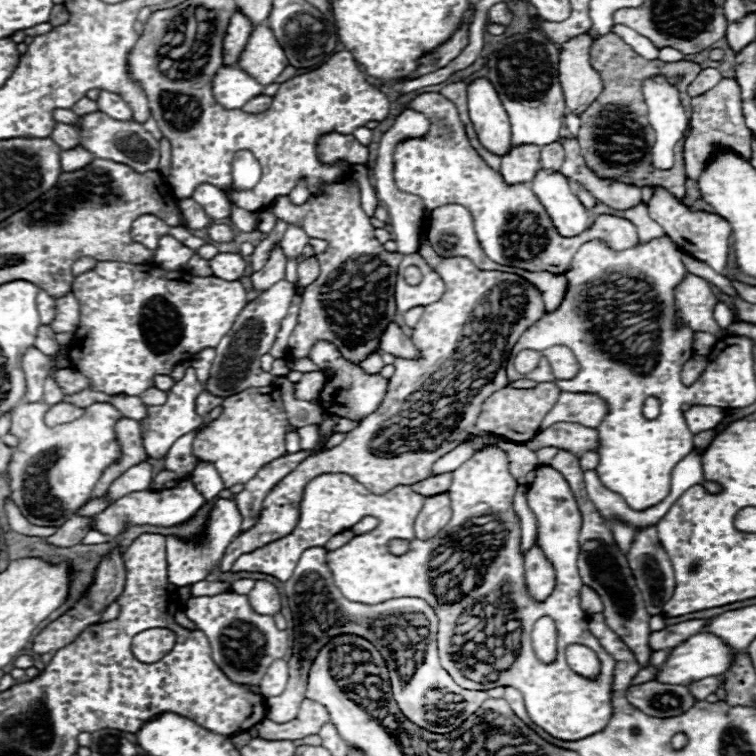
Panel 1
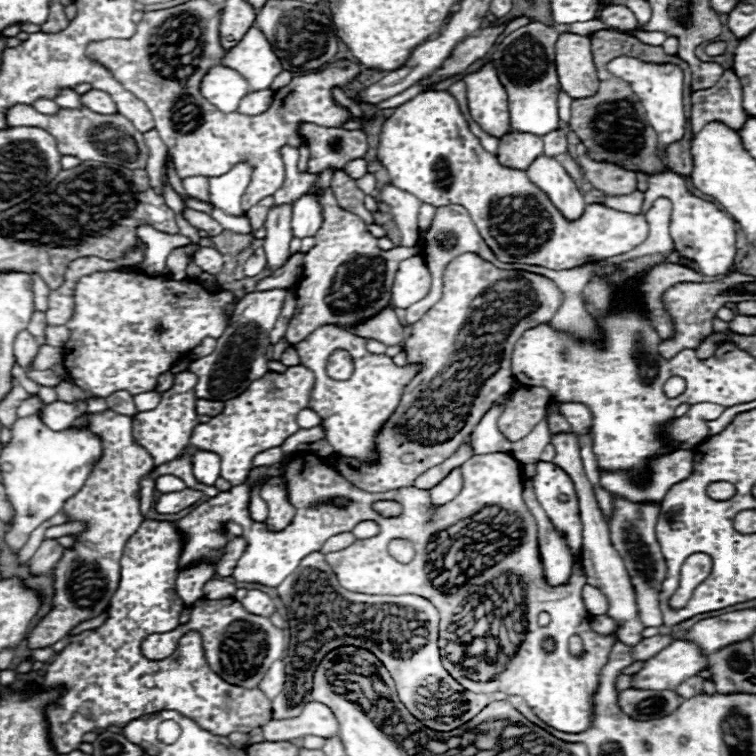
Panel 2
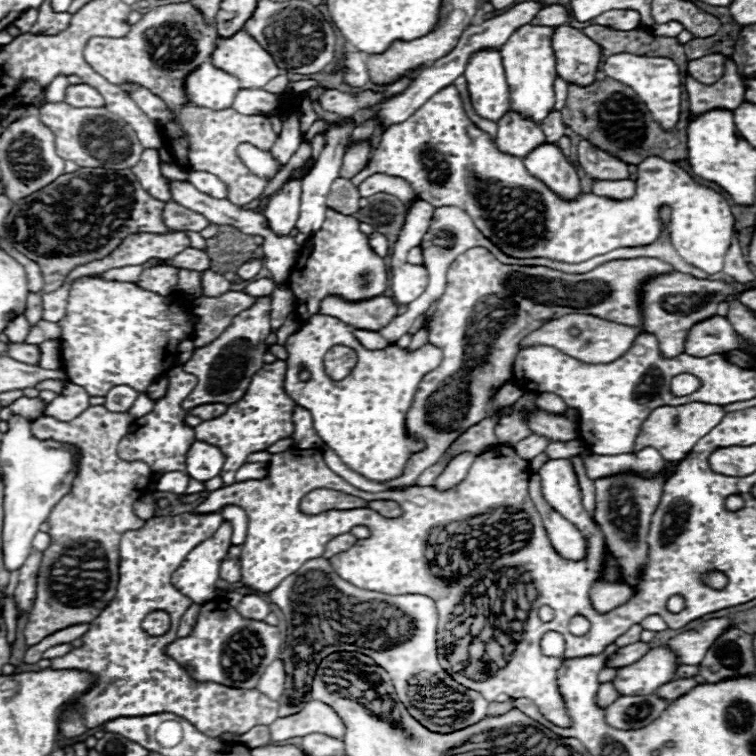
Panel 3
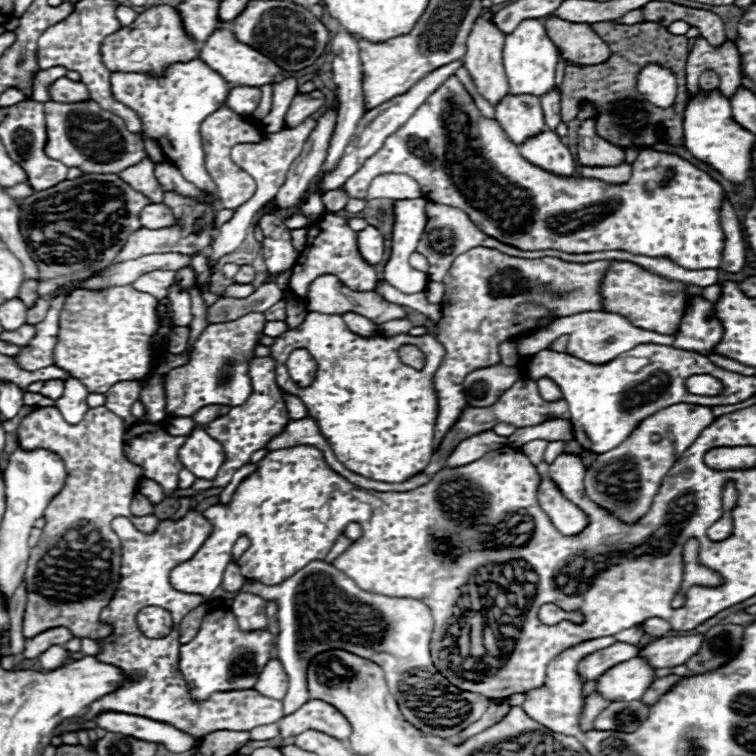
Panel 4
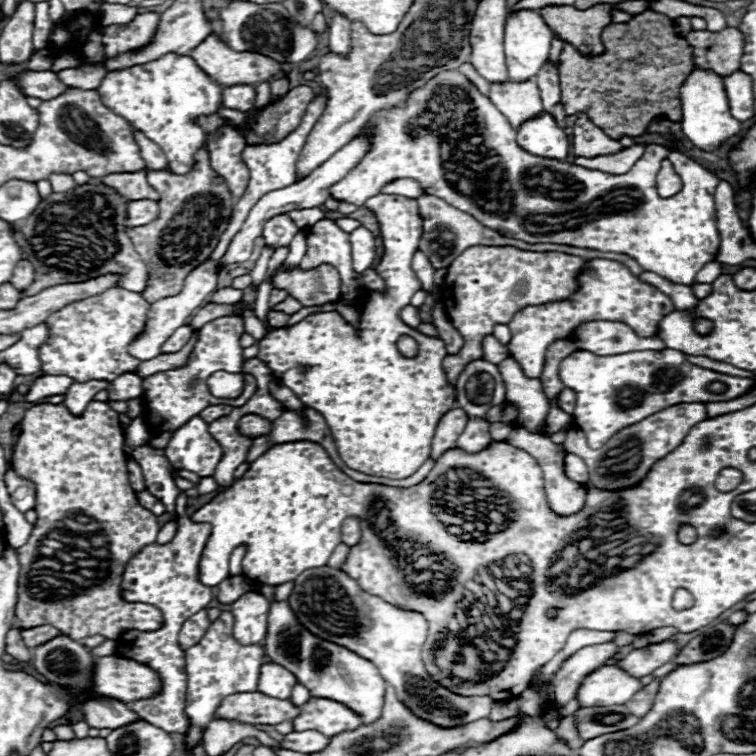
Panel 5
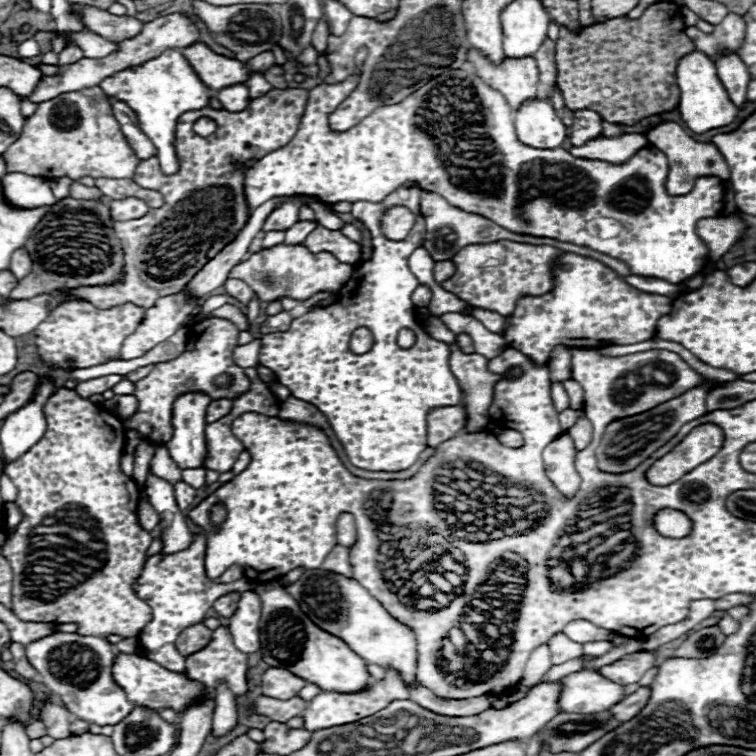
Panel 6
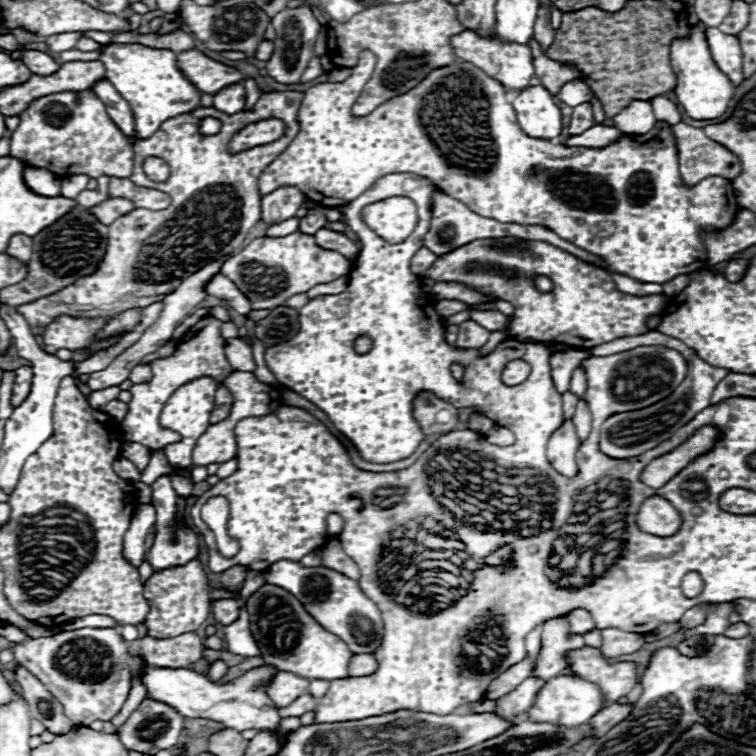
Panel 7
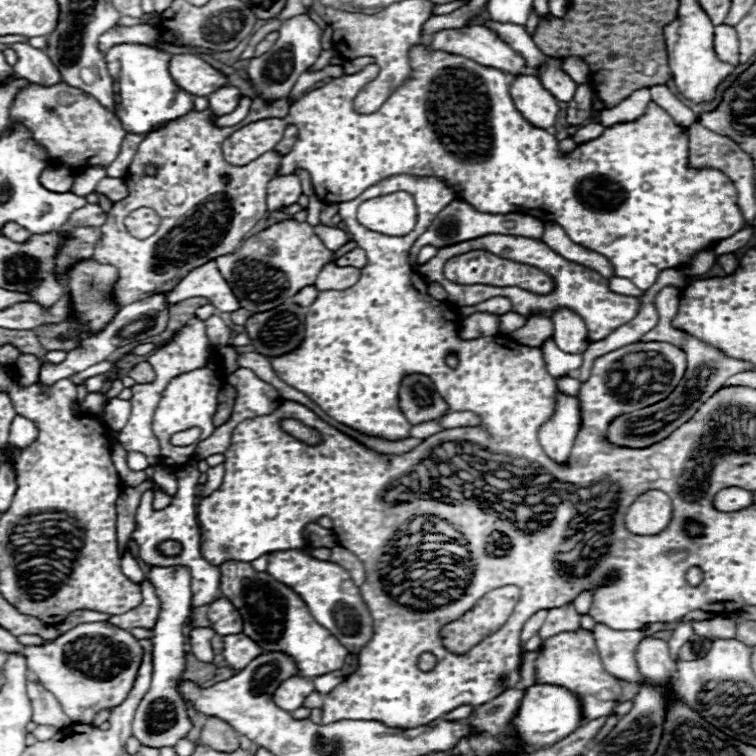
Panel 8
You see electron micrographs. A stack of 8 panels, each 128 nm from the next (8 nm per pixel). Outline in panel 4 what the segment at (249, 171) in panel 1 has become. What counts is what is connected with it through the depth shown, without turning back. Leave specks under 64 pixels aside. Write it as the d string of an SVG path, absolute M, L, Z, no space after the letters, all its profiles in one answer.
M190 60L188 64L172 64L166 76L156 80L146 74L114 72L110 74L110 90L116 100L130 106L142 120L148 136L160 142L160 148L168 160L182 172L182 176L194 182L196 188L214 192L216 184L204 168L204 150L200 140L200 124L206 116L226 104L226 98L234 84L226 84L218 72L210 72L202 60Z

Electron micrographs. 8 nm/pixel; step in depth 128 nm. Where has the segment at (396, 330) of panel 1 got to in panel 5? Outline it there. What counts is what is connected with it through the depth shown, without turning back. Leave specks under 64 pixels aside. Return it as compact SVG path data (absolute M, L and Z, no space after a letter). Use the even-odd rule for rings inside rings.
M322 264L320 268L302 272L300 268L284 272L278 268L274 274L274 286L284 288L292 294L304 308L324 306L340 298L340 274L336 268ZM406 306L406 308L402 308L400 318L402 318L402 322L404 322L404 324L414 326L414 328L420 324L420 316L418 316L418 310L416 310L414 306Z

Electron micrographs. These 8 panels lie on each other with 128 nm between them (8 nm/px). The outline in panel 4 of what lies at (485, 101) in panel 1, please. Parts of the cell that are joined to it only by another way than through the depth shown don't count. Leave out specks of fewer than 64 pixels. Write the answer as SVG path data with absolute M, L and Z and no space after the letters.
M490 16L480 18L468 36L468 52L464 56L464 68L472 76L476 90L492 106L496 106L498 100L508 94L502 46L504 34L494 24L490 24Z

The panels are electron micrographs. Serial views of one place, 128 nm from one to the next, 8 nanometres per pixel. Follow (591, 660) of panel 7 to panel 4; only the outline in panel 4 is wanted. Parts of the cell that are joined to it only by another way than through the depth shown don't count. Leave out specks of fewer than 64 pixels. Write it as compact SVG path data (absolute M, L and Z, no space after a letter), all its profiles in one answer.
M704 634L692 636L668 636L660 638L640 650L640 656L648 658L654 668L674 668L686 664L702 648Z

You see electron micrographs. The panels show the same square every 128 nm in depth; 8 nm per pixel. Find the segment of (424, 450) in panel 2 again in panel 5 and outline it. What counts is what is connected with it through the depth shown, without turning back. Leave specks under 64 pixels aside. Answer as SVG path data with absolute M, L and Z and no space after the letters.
M512 246L506 248L468 248L448 266L446 280L440 288L440 302L448 320L462 334L464 346L458 354L446 356L442 368L446 380L456 386L456 378L470 360L484 360L482 338L494 332L496 324L510 324L516 312L526 306L570 300L578 290L578 276L586 260L562 252L524 252Z

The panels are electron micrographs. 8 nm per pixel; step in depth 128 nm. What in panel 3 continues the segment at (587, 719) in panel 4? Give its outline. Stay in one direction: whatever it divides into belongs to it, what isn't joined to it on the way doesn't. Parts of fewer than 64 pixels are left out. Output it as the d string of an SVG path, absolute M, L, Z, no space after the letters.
M604 682L604 684L600 686L600 690L598 690L598 704L600 704L602 708L606 708L606 706L610 706L618 696L620 696L620 694L616 692L614 684L612 684L612 682Z

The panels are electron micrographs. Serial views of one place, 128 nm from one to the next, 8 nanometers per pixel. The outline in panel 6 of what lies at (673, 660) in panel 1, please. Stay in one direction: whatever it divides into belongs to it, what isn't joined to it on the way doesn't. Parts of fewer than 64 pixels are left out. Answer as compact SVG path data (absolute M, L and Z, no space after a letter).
M596 670L572 672L564 678L562 696L558 700L562 712L602 712L612 708L624 698L624 686L606 680Z

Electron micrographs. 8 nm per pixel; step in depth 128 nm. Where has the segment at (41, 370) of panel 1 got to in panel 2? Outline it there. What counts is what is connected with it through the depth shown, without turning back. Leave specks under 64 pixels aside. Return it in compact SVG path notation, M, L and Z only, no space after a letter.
M20 332L16 336L16 342L14 342L14 354L16 354L16 362L24 368L24 370L32 370L32 362L38 354L38 344L36 340L30 336L30 332Z

